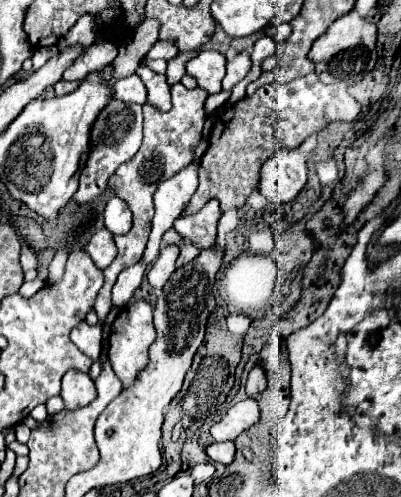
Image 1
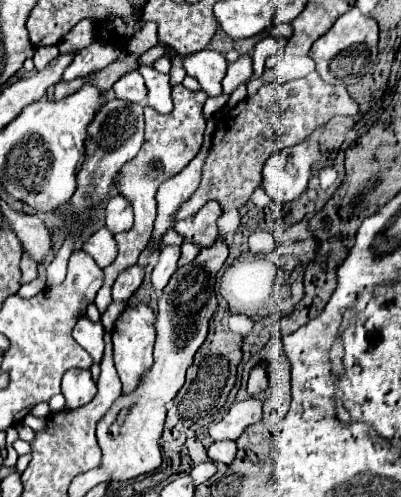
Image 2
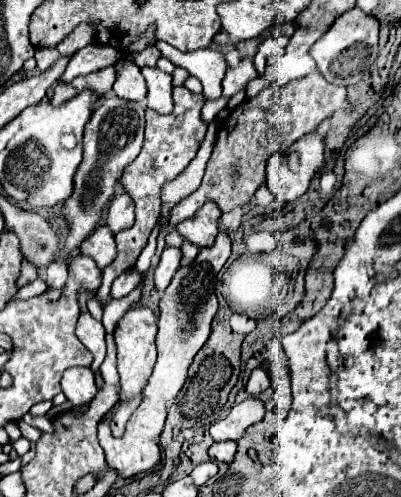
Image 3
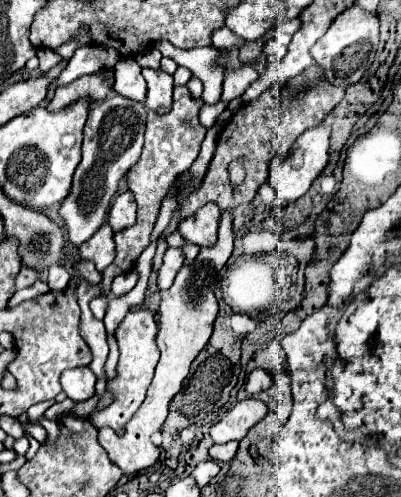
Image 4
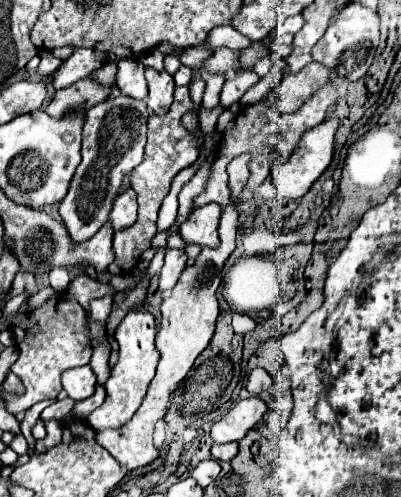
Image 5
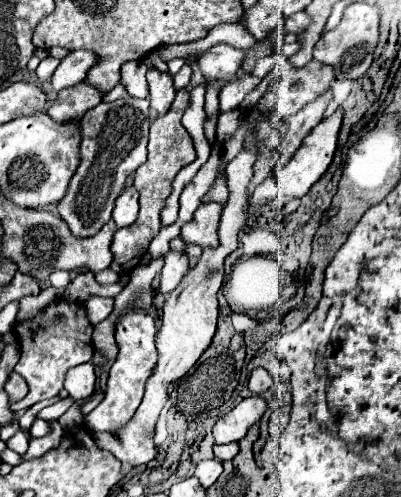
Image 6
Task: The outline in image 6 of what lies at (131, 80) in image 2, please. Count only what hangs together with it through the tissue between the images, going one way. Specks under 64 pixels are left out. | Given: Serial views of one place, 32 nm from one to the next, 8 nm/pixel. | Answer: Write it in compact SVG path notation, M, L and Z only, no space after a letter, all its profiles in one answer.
M130 62L122 68L122 84L126 86L128 94L134 98L148 98L148 84L146 84L146 64Z

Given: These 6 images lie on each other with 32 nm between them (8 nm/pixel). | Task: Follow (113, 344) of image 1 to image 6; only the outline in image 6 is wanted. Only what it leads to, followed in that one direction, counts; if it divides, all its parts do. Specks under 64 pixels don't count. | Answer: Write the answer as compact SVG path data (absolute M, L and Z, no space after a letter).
M142 310L130 312L122 318L122 322L116 326L116 342L118 342L118 358L110 368L110 376L108 376L108 390L104 394L104 400L84 418L84 424L94 430L94 432L118 432L124 424L128 424L128 420L134 416L134 412L138 410L142 396L144 396L144 382L150 376L158 352L154 346L154 336L156 336L156 326L154 326L154 318L150 314L144 314Z

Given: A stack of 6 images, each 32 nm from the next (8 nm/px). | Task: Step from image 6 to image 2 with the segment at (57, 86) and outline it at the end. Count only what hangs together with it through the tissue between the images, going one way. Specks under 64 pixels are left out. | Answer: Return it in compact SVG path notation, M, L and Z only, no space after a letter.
M94 42L88 48L82 48L74 56L74 60L70 62L70 66L64 70L62 80L72 81L74 78L86 76L90 72L102 70L108 64L112 64L118 58L118 54L120 54L118 48L114 48L110 44L104 44L104 42Z

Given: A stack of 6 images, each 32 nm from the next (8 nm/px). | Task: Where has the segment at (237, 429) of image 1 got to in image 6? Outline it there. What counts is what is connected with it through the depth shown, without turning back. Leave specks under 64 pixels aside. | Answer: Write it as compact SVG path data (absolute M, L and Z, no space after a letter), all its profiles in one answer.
M250 396L242 400L234 410L230 410L224 418L220 418L214 428L214 440L216 444L228 444L238 442L246 436L248 428L262 418L266 410L266 400L262 396Z

